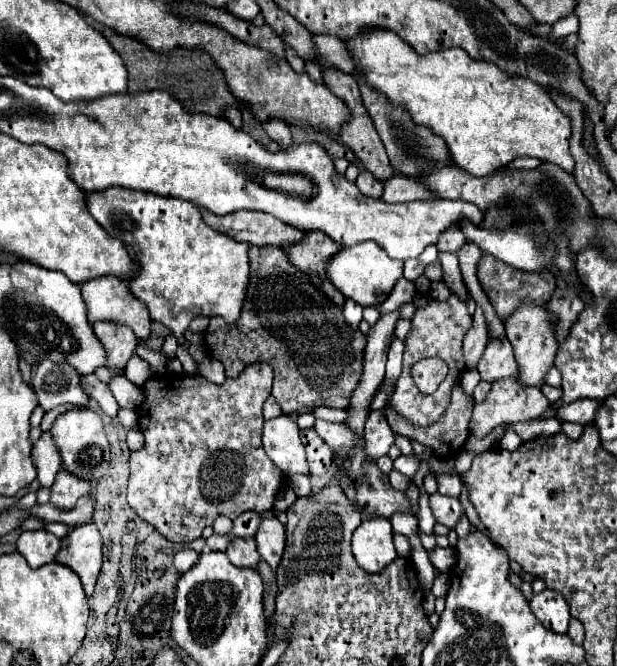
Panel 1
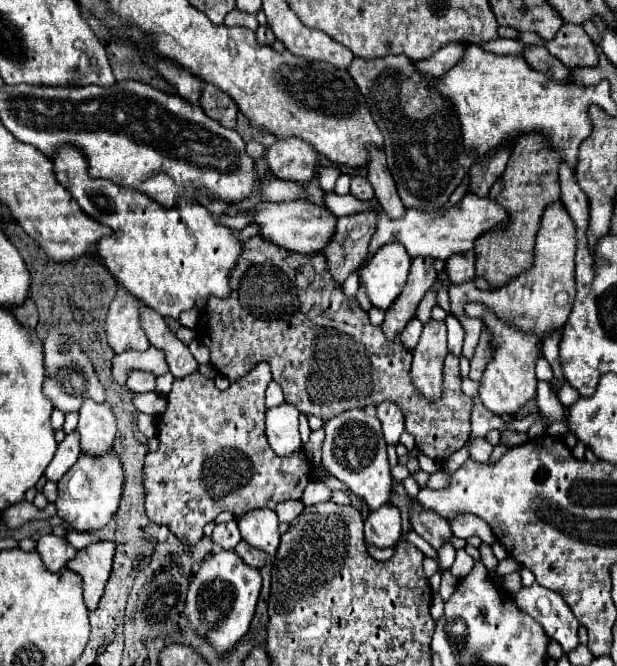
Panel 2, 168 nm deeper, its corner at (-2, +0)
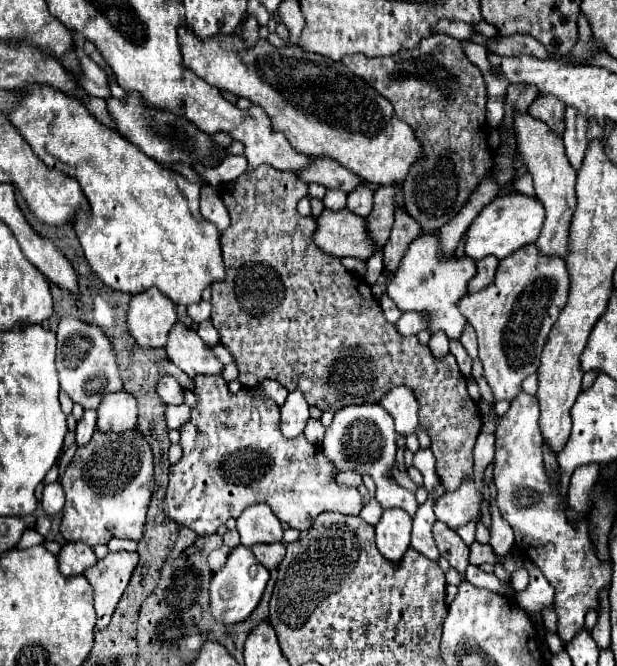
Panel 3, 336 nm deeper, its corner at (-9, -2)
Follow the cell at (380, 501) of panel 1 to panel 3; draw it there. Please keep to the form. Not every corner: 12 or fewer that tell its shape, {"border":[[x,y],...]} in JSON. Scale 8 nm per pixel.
{"border":[[442,522],[434,524],[440,554],[464,578],[470,550]]}

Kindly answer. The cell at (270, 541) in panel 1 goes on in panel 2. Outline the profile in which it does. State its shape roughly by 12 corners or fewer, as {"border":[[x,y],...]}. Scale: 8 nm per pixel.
{"border":[[267,508],[237,518],[245,542],[273,558],[279,518]]}

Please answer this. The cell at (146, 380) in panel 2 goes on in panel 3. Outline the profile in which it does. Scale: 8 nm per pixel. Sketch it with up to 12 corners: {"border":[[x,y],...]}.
{"border":[[170,374],[158,382],[164,404],[184,404],[184,386]]}

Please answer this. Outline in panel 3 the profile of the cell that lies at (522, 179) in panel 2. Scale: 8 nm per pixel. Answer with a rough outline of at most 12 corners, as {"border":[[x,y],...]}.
{"border":[[538,96],[528,112],[564,134],[564,106],[554,96]]}

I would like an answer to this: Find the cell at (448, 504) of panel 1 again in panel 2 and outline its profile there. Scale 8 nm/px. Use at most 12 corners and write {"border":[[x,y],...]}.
{"border":[[463,512],[449,522],[453,536],[479,536],[493,544],[491,528],[479,516]]}

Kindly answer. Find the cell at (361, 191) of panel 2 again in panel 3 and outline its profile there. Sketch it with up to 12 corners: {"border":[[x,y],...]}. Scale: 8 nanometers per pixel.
{"border":[[358,186],[348,194],[348,210],[366,218],[372,190]]}

